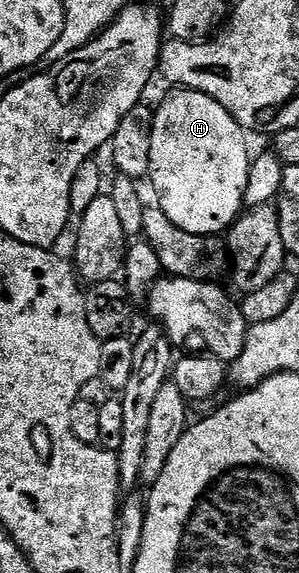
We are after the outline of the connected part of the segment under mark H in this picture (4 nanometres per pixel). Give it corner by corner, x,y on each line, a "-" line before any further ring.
187,89
173,90
173,95
165,101
159,108
155,108
152,116
152,136
150,137
150,180
152,179
152,187
156,190
158,198
158,206
164,210
166,217
170,217
170,221
174,221
174,225
178,225
178,229
186,229
186,233
198,233
199,235
219,236
221,233
227,232
228,228
240,218
244,204
244,194
246,193
247,175
250,164
250,154
248,155
248,143
246,132
243,127
238,125
238,121
234,121
234,117
226,109
222,109
222,105
218,105
218,101
214,101
210,97
206,97
206,93
201,91
189,91

